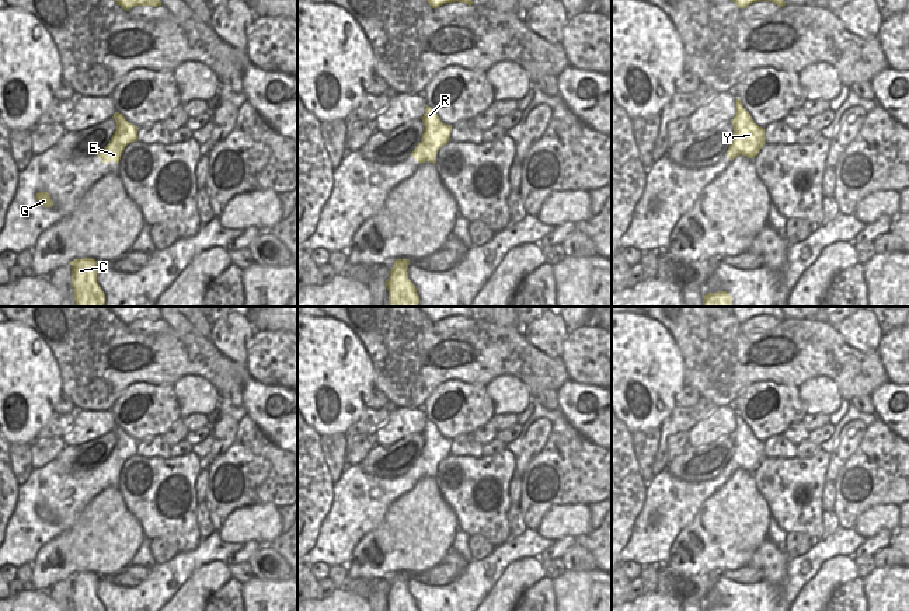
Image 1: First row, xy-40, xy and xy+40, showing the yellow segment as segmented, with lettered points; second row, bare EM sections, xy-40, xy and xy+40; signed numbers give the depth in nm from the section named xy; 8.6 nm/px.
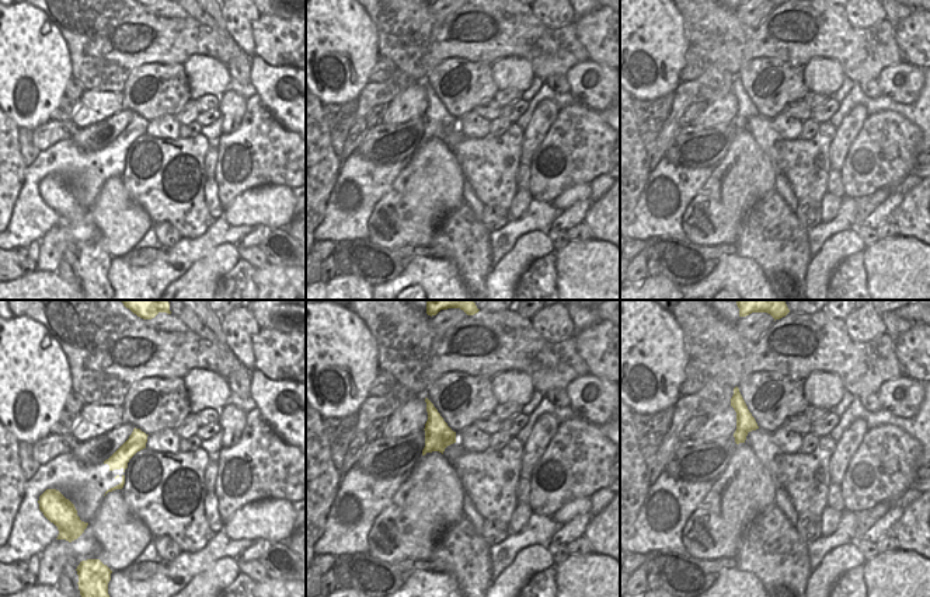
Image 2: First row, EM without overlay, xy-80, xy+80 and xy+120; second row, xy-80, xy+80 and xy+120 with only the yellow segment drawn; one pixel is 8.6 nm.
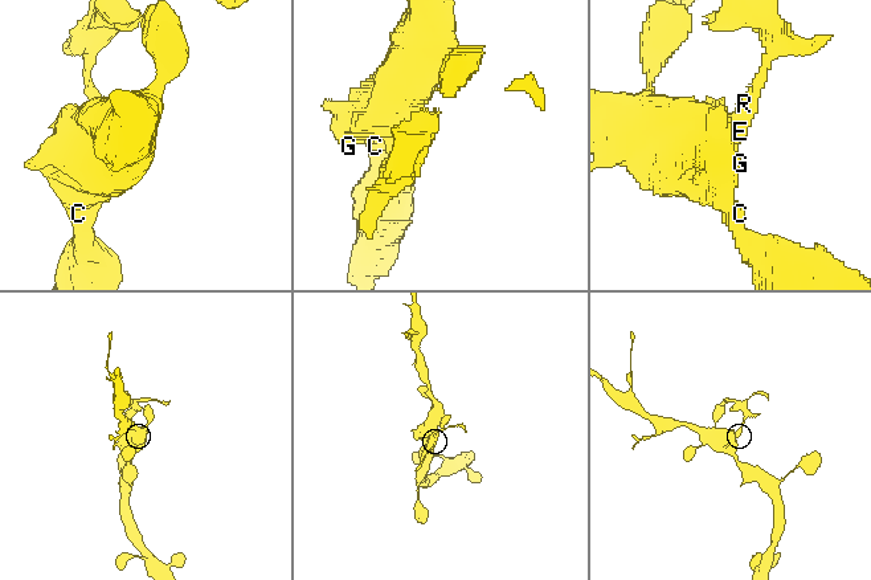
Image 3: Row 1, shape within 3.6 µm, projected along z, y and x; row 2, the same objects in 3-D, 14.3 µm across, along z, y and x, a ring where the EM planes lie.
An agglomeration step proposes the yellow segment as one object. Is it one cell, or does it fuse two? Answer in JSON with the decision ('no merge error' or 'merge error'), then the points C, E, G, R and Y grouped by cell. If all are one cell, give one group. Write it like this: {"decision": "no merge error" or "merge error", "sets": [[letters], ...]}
{"decision": "merge error", "sets": [["C", "E", "G", "Y"], ["R"]]}

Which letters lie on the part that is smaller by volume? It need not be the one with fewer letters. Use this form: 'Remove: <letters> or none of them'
Remove: R

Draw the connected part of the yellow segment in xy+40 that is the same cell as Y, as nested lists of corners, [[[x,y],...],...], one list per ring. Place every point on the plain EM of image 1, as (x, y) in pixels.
[[[745,437],[735,455],[732,455],[727,464],[727,469],[732,475],[739,468],[755,472],[760,462],[765,458],[765,443],[759,439],[753,437]]]

